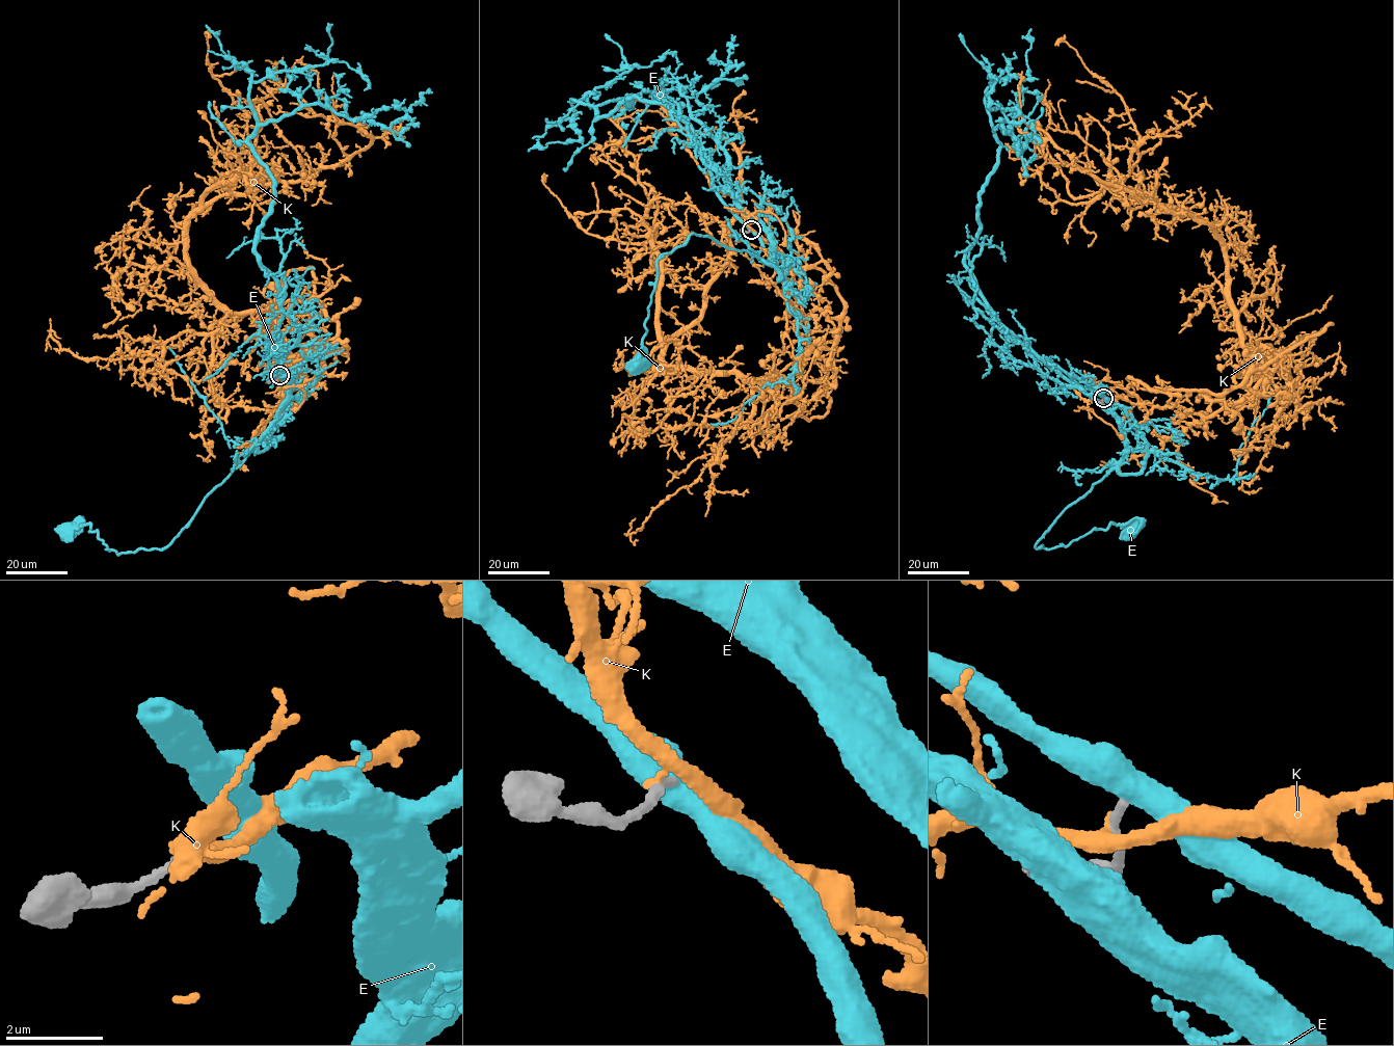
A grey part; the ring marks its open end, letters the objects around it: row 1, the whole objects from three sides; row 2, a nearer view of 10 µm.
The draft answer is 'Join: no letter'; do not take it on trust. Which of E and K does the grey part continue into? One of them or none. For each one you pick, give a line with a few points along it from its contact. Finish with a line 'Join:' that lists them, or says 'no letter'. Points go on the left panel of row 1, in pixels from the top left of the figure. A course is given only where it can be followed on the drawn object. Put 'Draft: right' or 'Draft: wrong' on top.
Draft: right
Join: no letter

